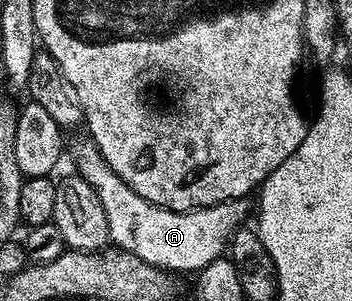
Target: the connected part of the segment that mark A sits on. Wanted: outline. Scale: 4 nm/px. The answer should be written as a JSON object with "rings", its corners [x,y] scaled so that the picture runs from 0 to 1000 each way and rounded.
{"rings":[[[233,445],[233,455],[202,492],[196,482],[193,505],[196,515],[199,505],[210,515],[207,568],[227,591],[239,591],[239,605],[250,605],[250,618],[261,618],[273,658],[284,658],[284,684],[295,684],[295,724],[307,724],[313,797],[364,844],[386,844],[386,857],[409,857],[409,870],[446,890],[466,890],[486,910],[509,910],[506,904],[560,910],[574,900],[580,884],[591,884],[591,870],[622,860],[645,834],[665,771],[702,741],[699,714],[707,704],[713,714],[716,678],[699,658],[639,664],[588,691],[554,691],[548,704],[491,704],[474,691],[423,678],[324,575],[318,551],[307,551],[307,538],[295,538],[295,512],[284,512],[273,472],[250,445]]]}

